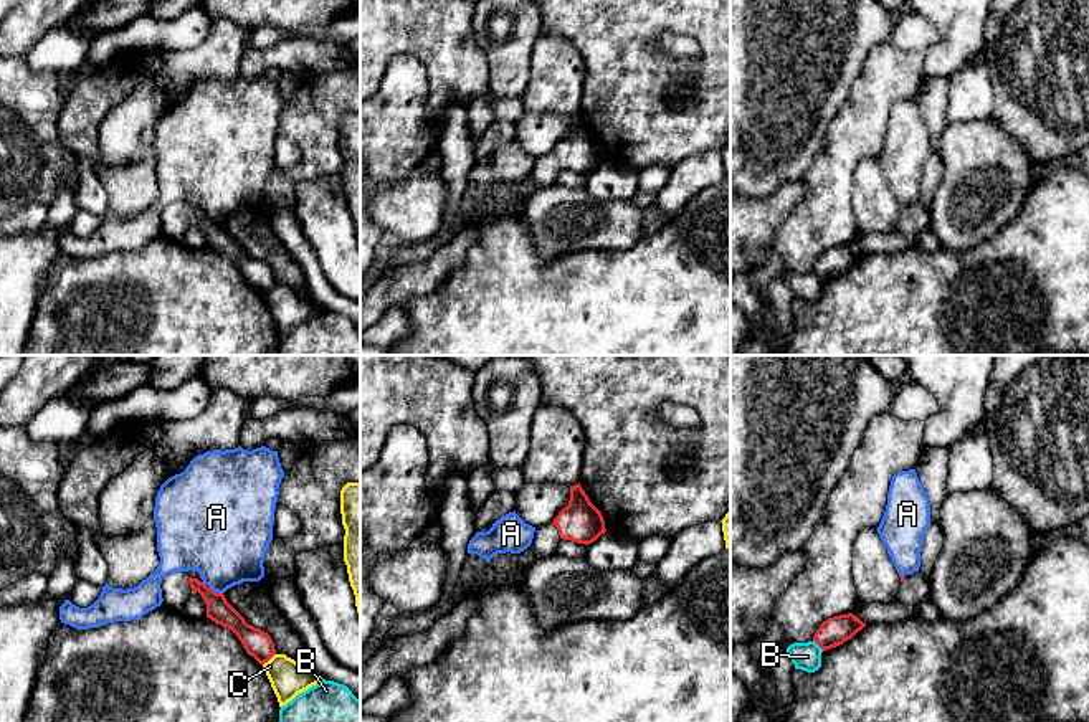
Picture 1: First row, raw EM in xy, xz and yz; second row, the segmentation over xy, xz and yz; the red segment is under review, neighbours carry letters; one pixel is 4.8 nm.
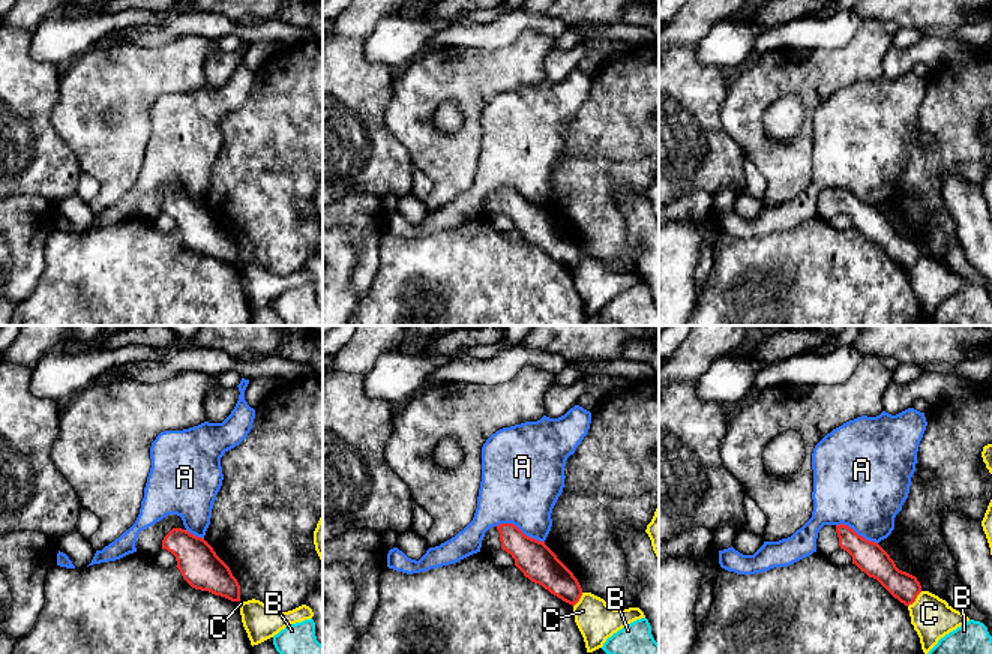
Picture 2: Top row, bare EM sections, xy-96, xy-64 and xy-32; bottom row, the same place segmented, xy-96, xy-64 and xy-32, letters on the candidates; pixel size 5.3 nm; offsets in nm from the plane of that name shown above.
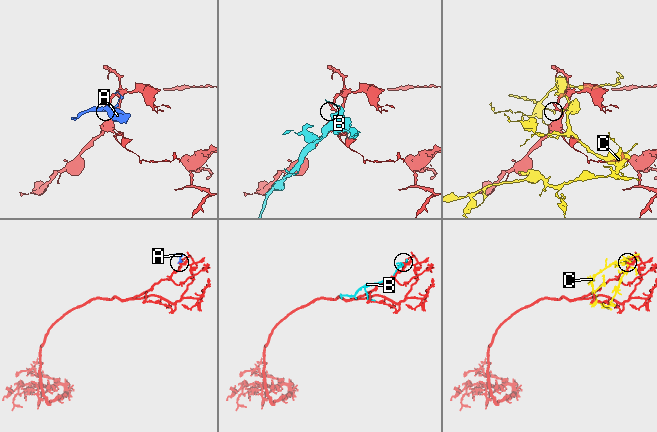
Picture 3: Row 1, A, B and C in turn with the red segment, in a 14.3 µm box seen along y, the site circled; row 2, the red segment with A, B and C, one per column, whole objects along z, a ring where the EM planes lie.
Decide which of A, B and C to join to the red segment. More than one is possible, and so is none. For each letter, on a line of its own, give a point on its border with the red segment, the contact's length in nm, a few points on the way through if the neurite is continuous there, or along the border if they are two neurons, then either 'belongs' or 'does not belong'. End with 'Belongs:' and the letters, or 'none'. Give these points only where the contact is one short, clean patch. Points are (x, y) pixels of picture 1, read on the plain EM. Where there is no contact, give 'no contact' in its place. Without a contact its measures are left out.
A: contact xy (215, 222); length 80 nm; border xy (209, 215), (222, 223); does not belong
B: contact yz (818, 275); length 80 nm; does not belong
C: contact xy (268, 289); length 90 nm; does not belong
Belongs: none

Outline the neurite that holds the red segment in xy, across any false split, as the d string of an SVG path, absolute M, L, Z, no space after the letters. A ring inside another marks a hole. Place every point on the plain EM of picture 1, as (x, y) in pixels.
M174 202L160 213L164 235L180 241L190 223L195 220L207 235L207 248L231 259L250 286L259 294L268 292L274 284L271 266L245 251L245 248L226 231L223 223L213 221L203 211L192 208L187 202Z

